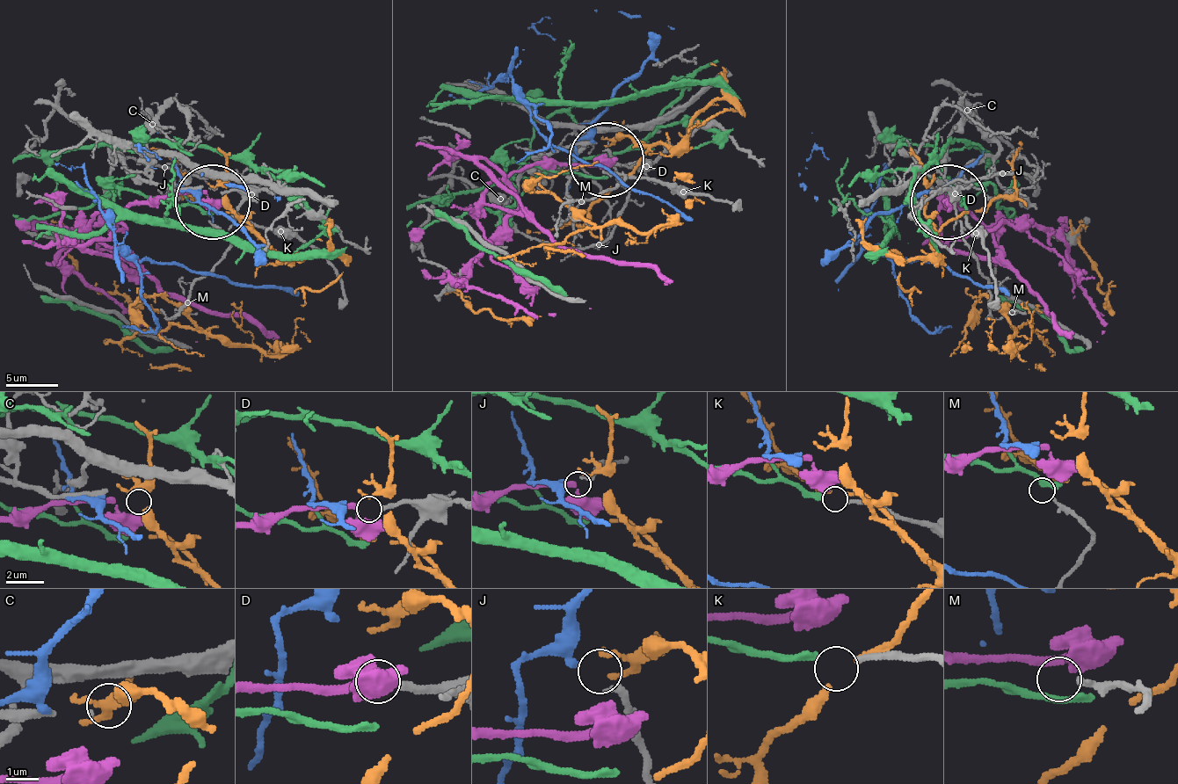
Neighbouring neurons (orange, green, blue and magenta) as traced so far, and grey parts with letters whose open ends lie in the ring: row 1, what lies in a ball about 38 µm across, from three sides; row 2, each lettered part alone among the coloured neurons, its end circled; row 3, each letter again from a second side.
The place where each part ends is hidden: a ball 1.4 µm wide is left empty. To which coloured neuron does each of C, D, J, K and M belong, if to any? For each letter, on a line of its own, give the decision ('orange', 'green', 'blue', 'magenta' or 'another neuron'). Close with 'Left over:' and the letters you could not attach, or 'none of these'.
C: another neuron
D: magenta
J: blue
K: green
M: another neuron
Left over: C, M

